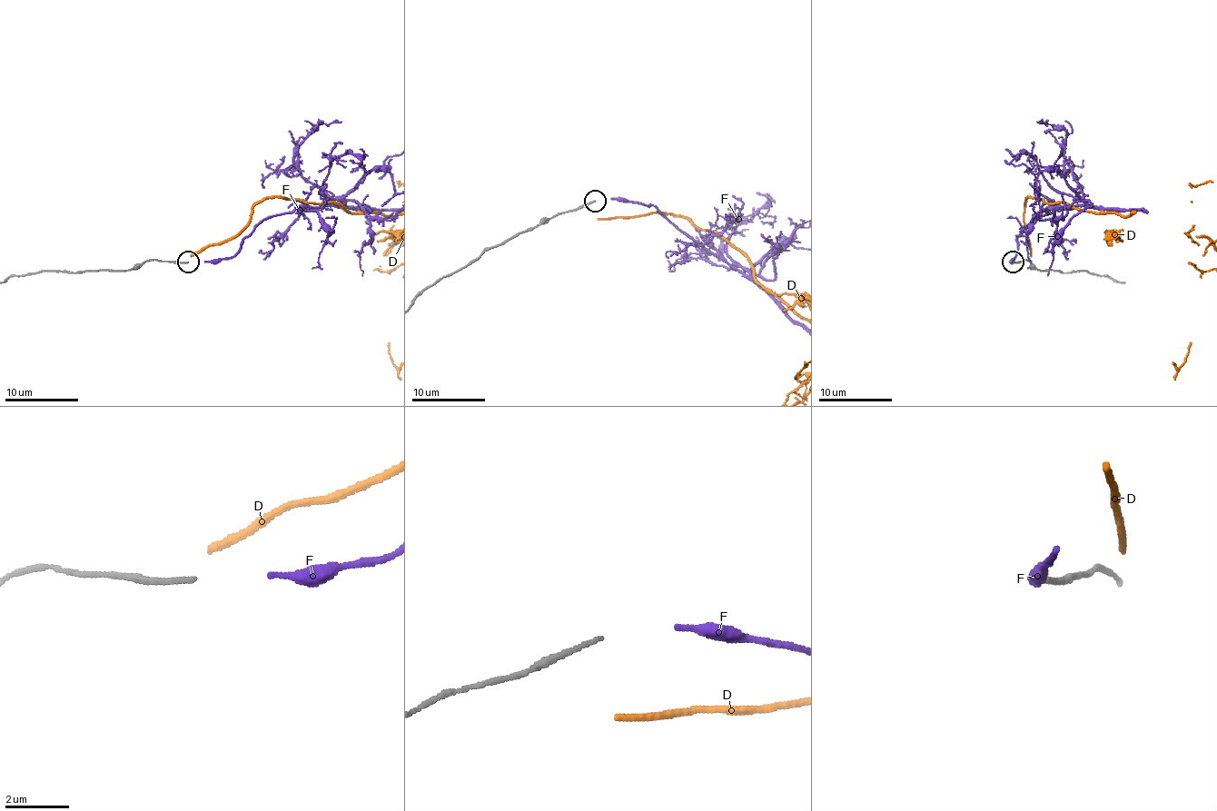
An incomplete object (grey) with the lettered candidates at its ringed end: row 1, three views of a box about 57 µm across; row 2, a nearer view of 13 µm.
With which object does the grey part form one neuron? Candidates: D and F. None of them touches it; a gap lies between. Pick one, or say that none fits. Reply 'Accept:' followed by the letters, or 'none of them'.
Accept: F

